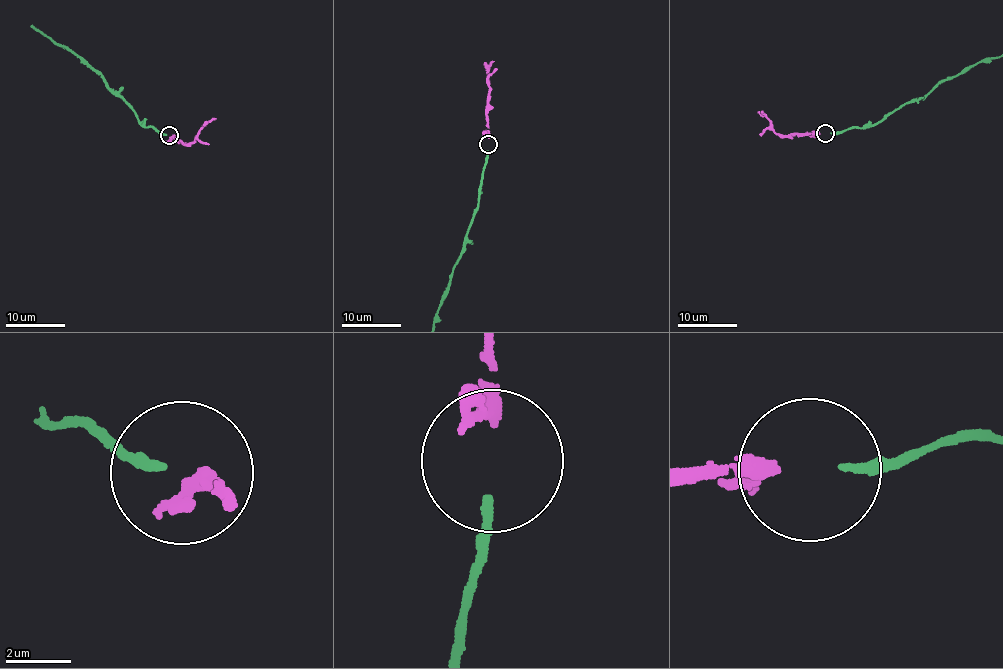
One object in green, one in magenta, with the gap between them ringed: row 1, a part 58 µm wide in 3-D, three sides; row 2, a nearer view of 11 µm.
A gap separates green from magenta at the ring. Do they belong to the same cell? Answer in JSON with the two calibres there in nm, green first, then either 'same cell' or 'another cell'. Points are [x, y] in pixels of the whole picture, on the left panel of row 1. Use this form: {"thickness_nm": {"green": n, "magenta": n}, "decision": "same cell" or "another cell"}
{"thickness_nm": {"green": 260, "magenta": 360}, "decision": "same cell"}

